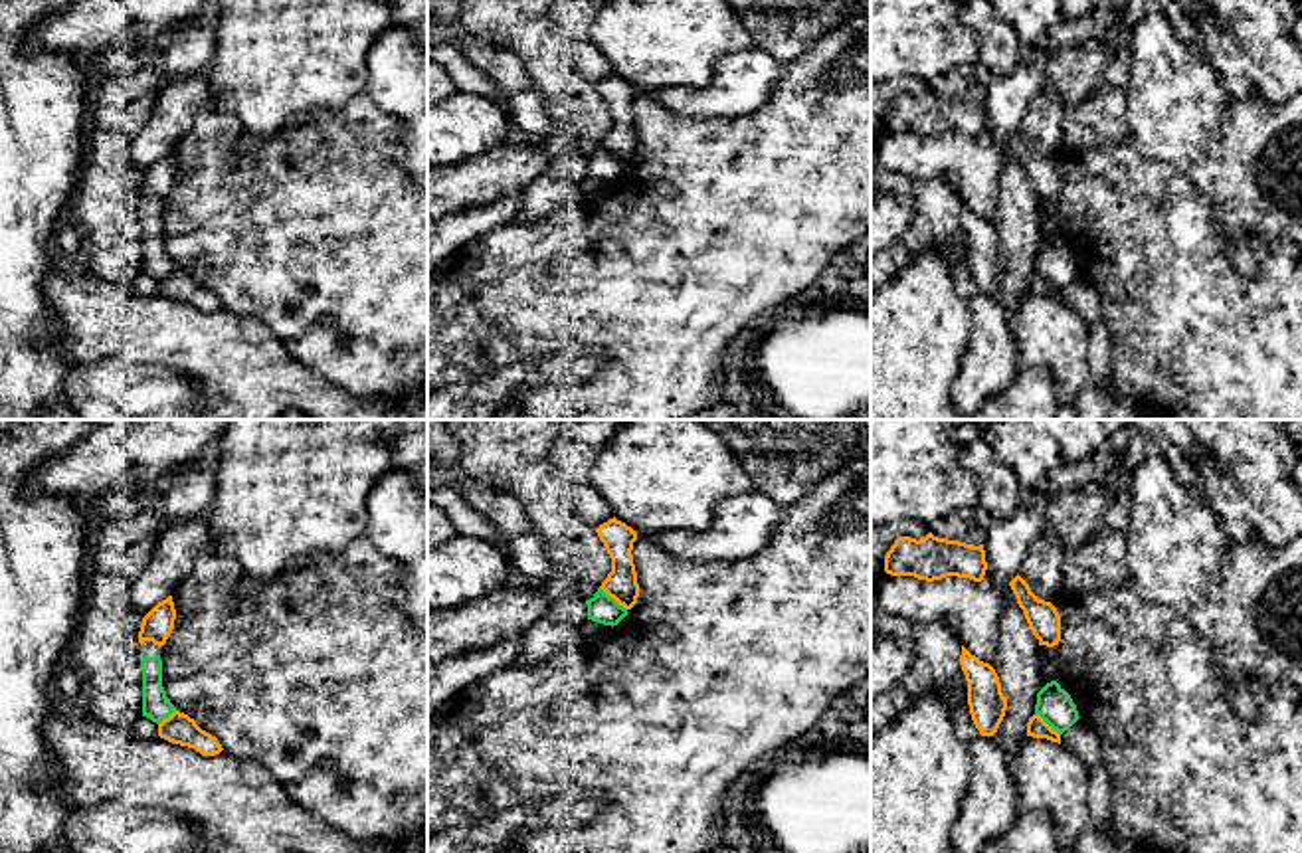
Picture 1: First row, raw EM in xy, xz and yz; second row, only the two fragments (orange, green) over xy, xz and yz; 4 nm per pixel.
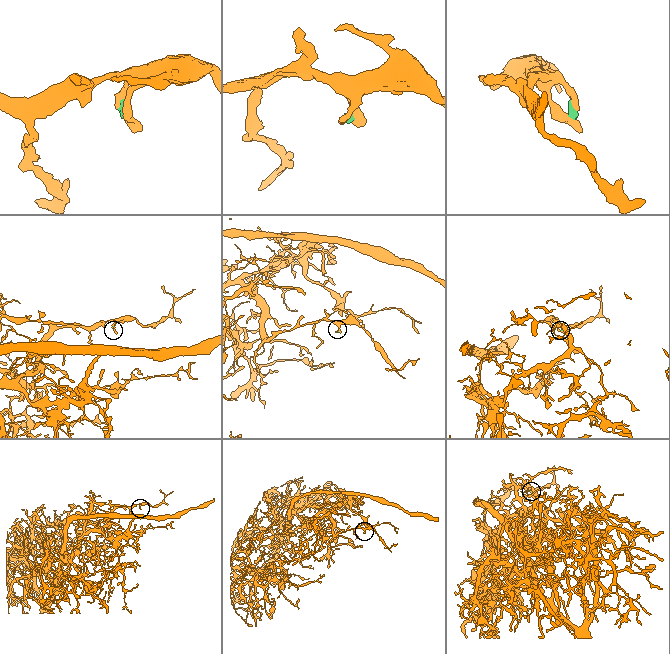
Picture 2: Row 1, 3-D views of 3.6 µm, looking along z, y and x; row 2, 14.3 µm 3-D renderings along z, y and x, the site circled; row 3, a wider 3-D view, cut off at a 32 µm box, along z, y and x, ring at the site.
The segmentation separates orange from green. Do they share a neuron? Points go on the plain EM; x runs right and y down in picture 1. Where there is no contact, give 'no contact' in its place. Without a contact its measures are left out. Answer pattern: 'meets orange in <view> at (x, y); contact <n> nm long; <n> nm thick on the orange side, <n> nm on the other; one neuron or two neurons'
meets orange in xz at (614, 155); contact 150 nm long; 130 nm thick on the orange side, 120 nm on the other; two neurons

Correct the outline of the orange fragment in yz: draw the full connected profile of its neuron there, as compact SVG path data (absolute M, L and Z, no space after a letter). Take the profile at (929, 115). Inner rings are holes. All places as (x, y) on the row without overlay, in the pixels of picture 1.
M928 89L916 97L898 93L884 113L884 129L890 133L914 133L934 139L946 133L981 139L987 127L983 101L938 95Z

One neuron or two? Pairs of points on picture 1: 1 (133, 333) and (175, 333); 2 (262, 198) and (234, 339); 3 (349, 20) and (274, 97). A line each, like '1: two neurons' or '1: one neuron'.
1: one neuron
2: two neurons
3: one neuron

